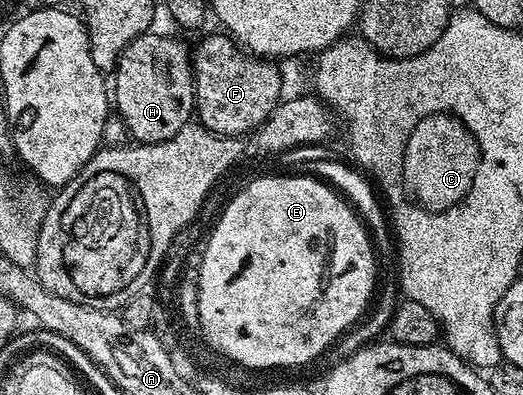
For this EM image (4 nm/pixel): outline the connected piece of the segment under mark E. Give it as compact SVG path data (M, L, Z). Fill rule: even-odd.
M266 175L263 179L254 179L226 208L210 235L210 240L202 247L203 261L199 266L198 311L201 334L222 356L229 352L235 359L245 363L265 364L269 369L276 367L298 367L301 363L310 363L330 342L337 340L343 333L349 332L363 318L362 310L372 303L370 294L375 294L374 267L376 254L371 234L358 217L350 203L322 179L304 175Z

